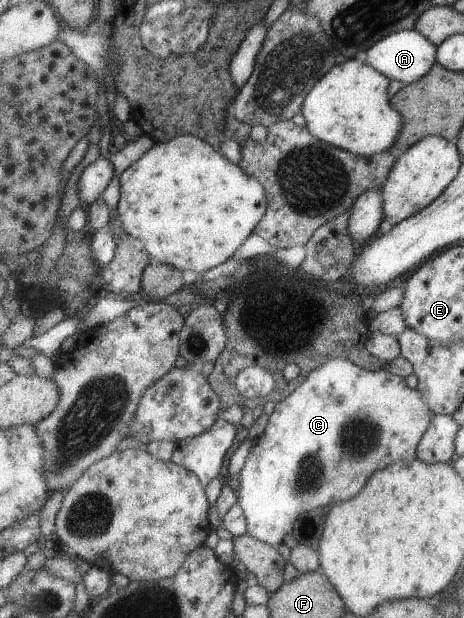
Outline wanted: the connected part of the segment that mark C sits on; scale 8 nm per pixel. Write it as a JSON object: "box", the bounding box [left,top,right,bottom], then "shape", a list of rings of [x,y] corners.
{"box":[238,358,434,546],"shape":[[[335,358],[333,361],[327,361],[319,369],[315,369],[313,373],[301,383],[295,391],[291,393],[286,399],[283,399],[270,415],[270,420],[264,434],[257,440],[253,449],[247,459],[247,463],[240,474],[240,487],[238,492],[238,503],[243,507],[246,514],[246,519],[249,525],[249,532],[252,537],[269,543],[273,546],[278,546],[283,543],[283,539],[287,535],[292,534],[293,525],[299,519],[301,513],[311,511],[317,507],[324,507],[330,504],[340,504],[341,502],[350,501],[353,497],[357,497],[362,493],[363,487],[367,485],[367,481],[379,470],[386,469],[389,465],[395,464],[397,461],[414,461],[418,458],[419,441],[423,439],[423,435],[431,425],[431,417],[434,413],[429,409],[427,399],[423,397],[423,393],[419,393],[419,389],[411,389],[407,385],[407,381],[399,375],[393,375],[385,369],[378,371],[367,371],[359,365],[355,365],[353,361],[344,358]]]}

